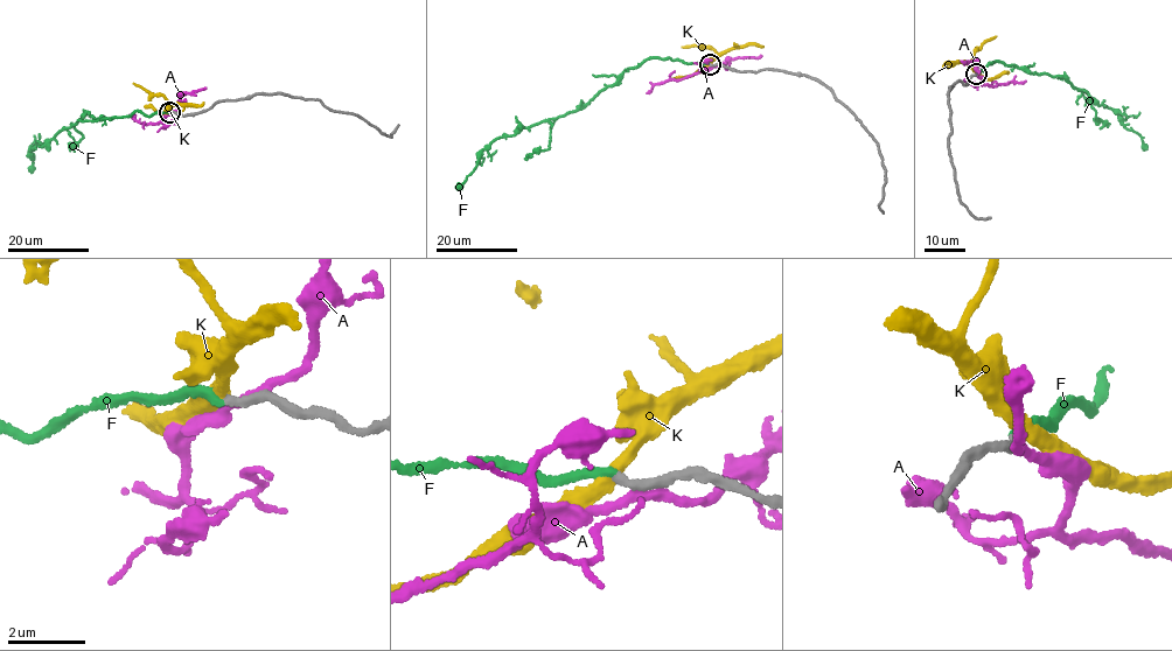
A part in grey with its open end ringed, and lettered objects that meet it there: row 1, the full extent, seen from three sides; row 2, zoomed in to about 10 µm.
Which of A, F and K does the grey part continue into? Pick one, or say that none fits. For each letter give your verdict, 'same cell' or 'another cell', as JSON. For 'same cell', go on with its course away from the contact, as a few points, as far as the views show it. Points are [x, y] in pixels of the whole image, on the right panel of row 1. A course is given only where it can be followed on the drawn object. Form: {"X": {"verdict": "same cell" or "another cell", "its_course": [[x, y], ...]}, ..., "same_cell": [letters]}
{"A": {"verdict": "another cell"}, "F": {"verdict": "same cell", "its_course": [[975, 74], [997, 60], [1032, 72], [1062, 77], [1093, 102], [1120, 114], [1120, 120], [1138, 133], [1146, 149]]}, "K": {"verdict": "another cell"}, "same_cell": ["F"]}

